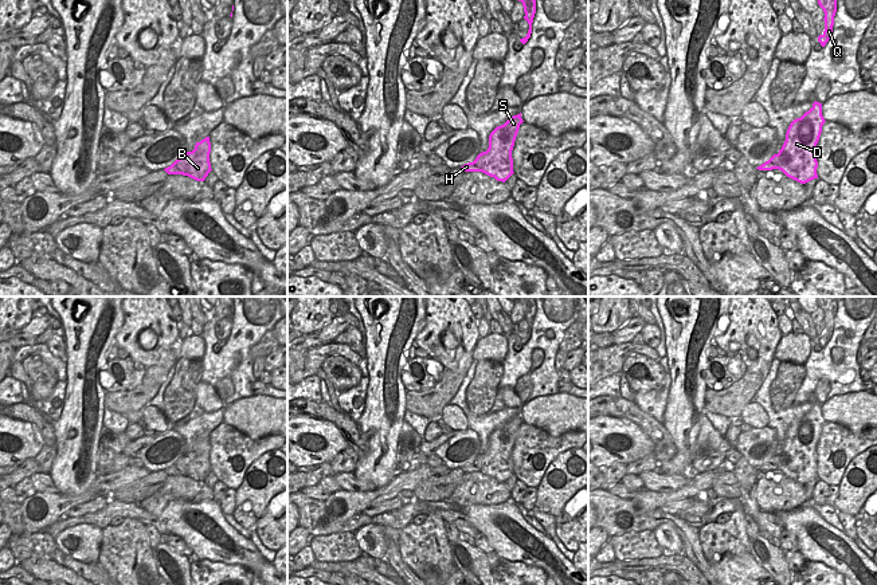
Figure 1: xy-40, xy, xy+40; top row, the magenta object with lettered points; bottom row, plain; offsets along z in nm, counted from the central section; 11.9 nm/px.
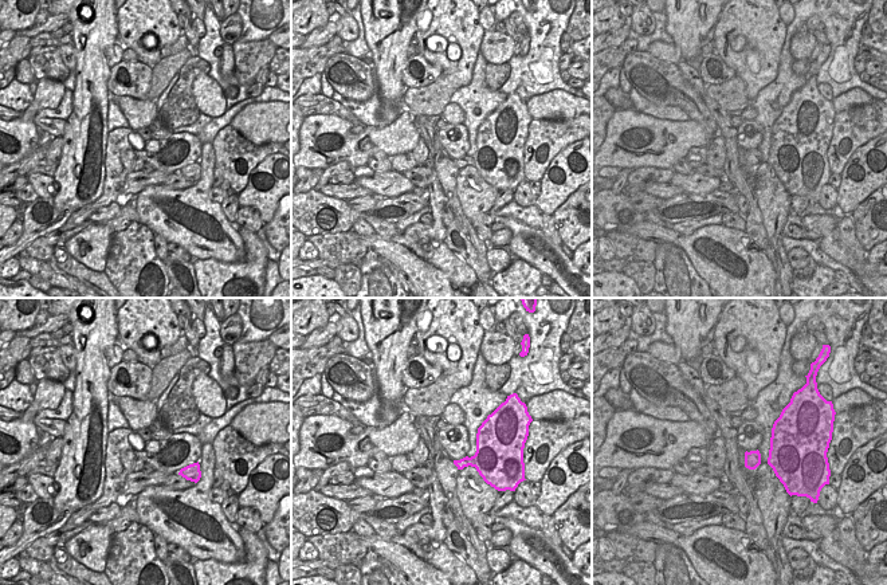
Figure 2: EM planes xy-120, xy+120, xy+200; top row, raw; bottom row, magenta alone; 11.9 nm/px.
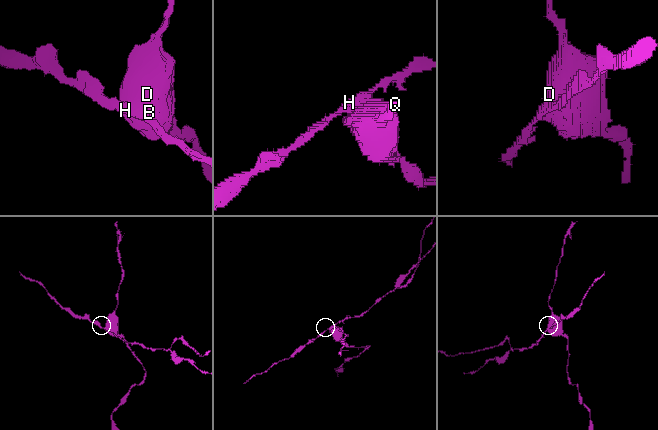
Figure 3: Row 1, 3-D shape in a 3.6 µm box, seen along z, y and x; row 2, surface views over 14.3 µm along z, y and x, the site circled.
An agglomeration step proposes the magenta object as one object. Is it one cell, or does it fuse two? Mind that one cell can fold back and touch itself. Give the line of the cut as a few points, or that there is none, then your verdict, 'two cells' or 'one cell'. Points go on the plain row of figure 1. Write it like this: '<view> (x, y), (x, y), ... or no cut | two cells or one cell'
xy-40 (184, 455), (190, 459), (188, 474), (192, 478) | two cells

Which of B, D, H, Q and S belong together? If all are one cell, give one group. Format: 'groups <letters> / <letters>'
groups B D Q S / H

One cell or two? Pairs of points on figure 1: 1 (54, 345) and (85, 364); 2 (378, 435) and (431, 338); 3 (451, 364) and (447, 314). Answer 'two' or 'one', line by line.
1: two
2: two
3: one

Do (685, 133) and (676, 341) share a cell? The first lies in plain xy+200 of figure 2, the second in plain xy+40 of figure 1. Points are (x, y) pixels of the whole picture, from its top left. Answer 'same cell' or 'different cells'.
different cells

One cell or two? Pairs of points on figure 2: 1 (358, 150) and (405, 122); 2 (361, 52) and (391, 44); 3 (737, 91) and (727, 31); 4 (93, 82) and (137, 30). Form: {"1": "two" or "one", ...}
{"1": "one", "2": "two", "3": "two", "4": "two"}

